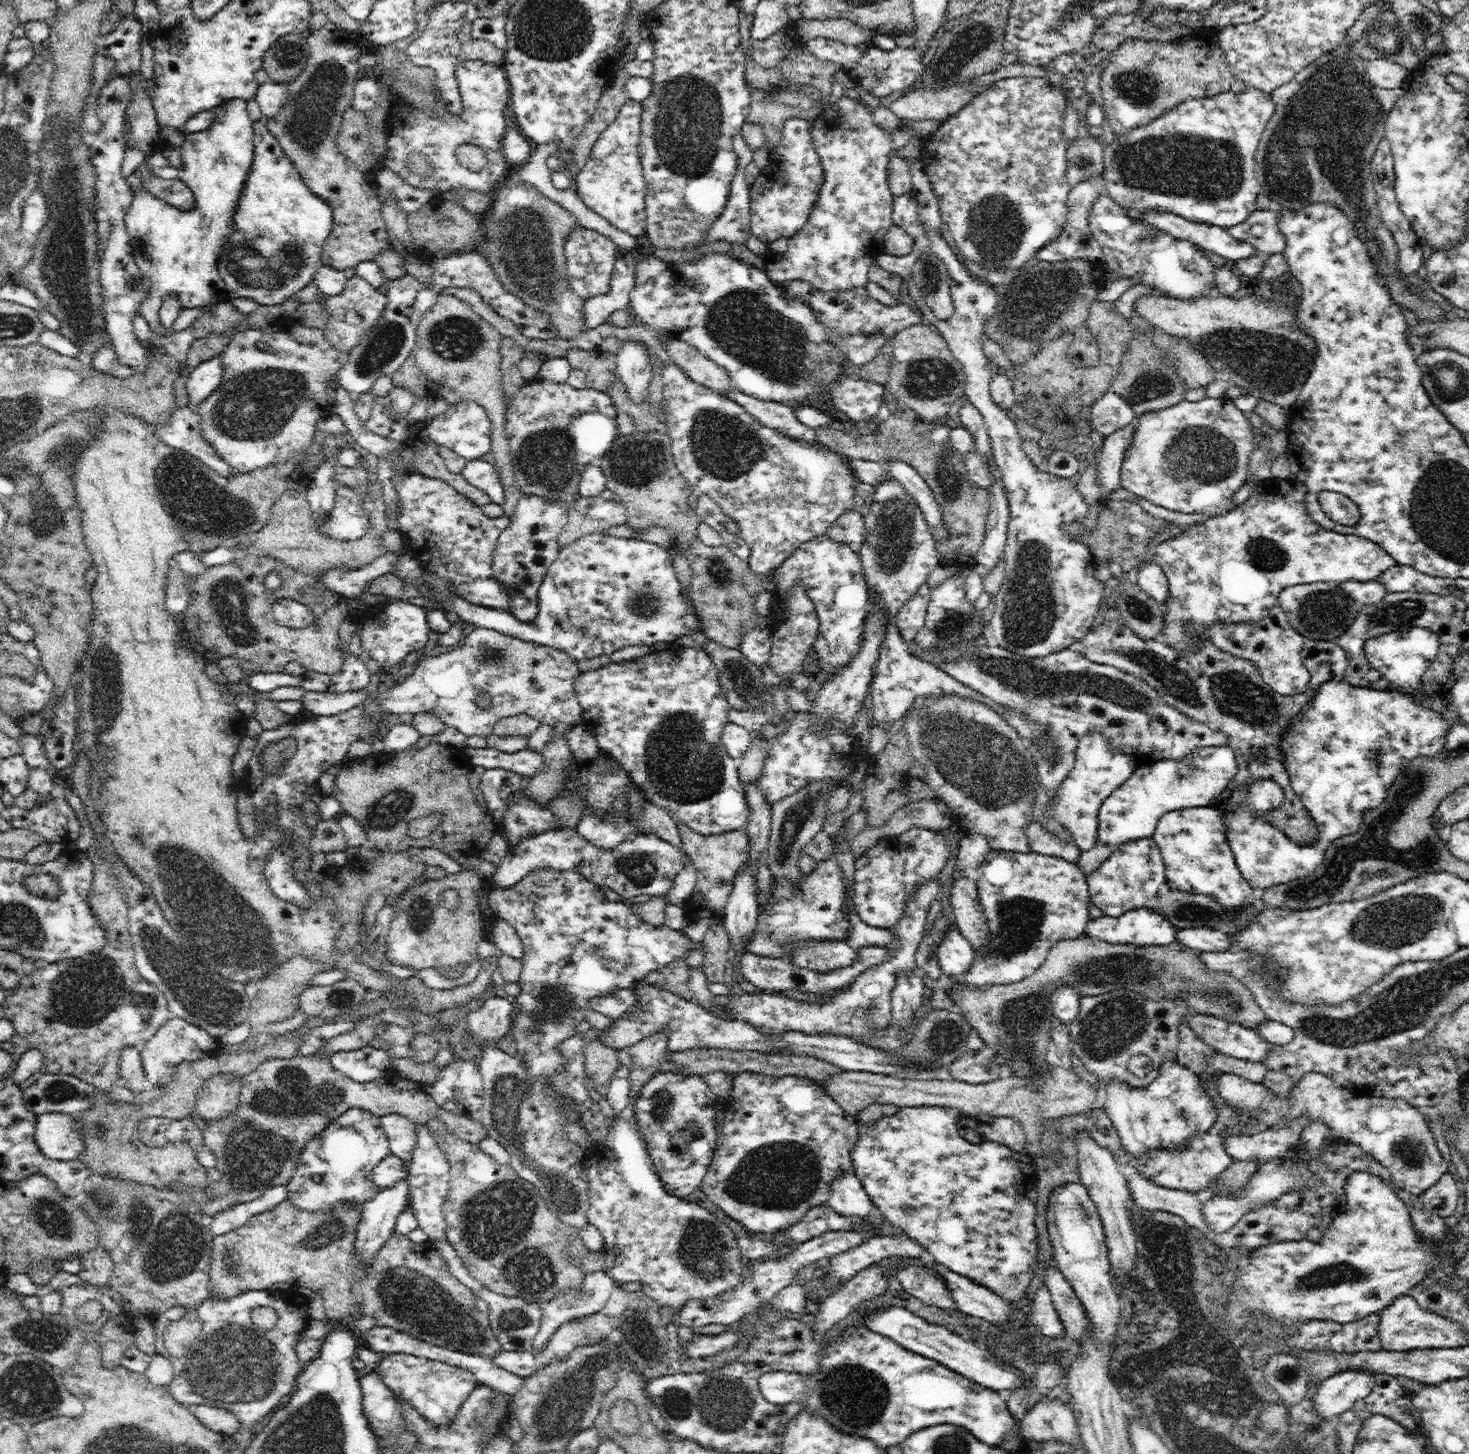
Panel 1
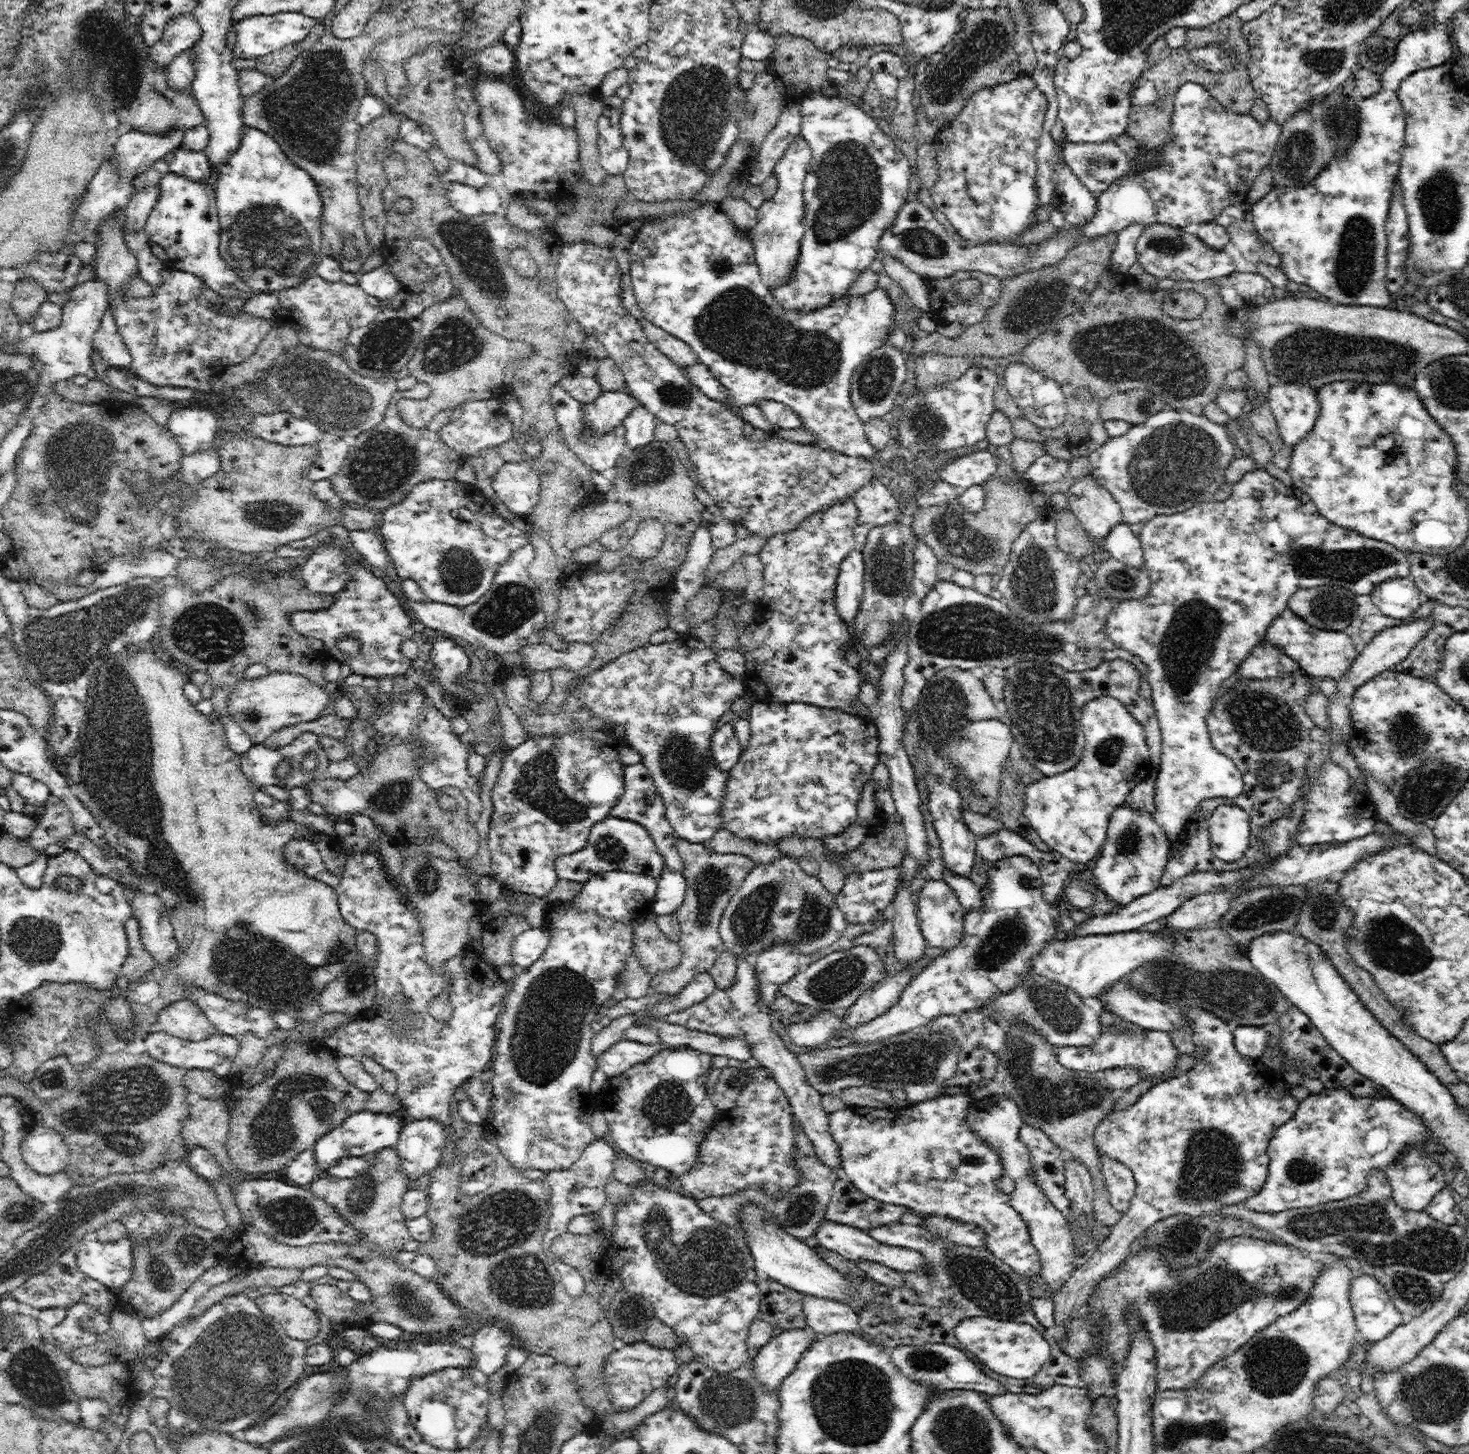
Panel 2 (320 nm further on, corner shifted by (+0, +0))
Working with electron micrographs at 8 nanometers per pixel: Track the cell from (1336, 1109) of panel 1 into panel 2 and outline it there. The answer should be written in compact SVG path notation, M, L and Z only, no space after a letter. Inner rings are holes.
M1410 1146L1410 1148L1404 1148L1402 1156L1385 1170L1385 1175L1392 1186L1392 1197L1394 1197L1397 1205L1404 1210L1424 1212L1432 1198L1440 1190L1449 1186L1449 1177L1446 1177L1440 1165L1430 1159L1430 1155L1425 1152L1426 1150L1422 1147Z

